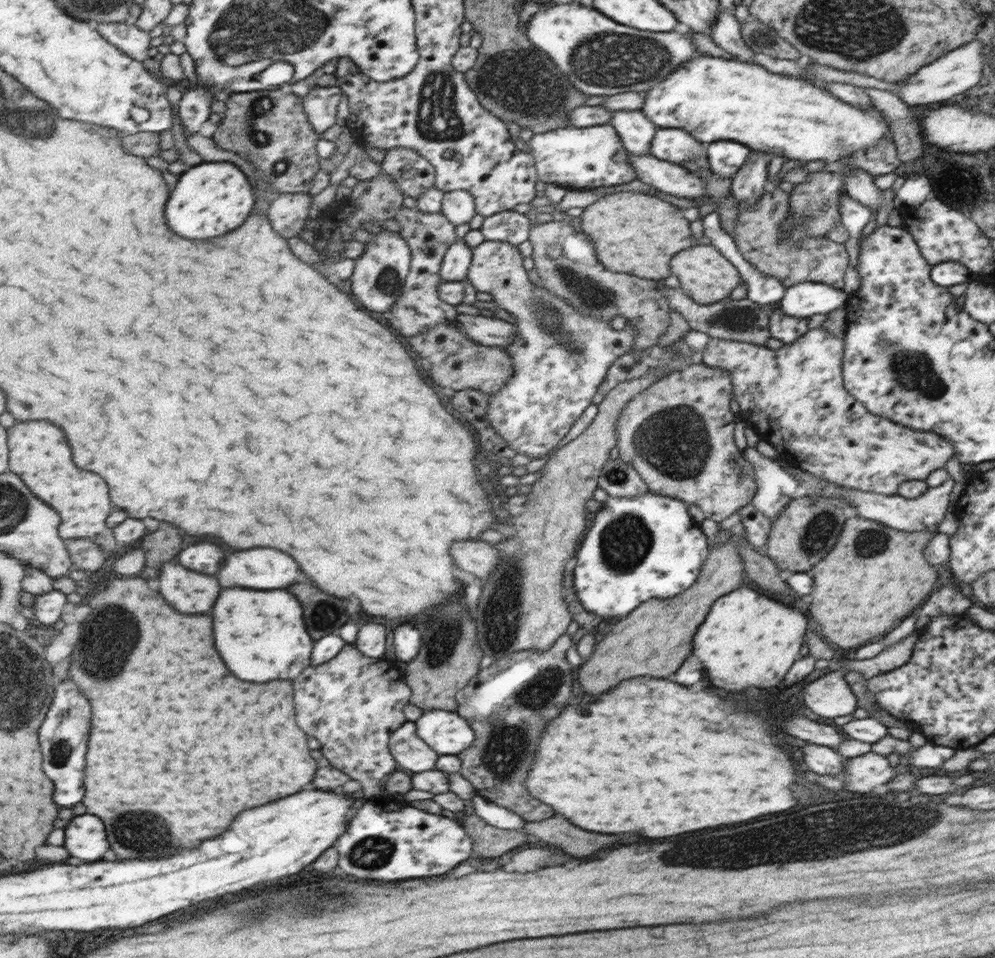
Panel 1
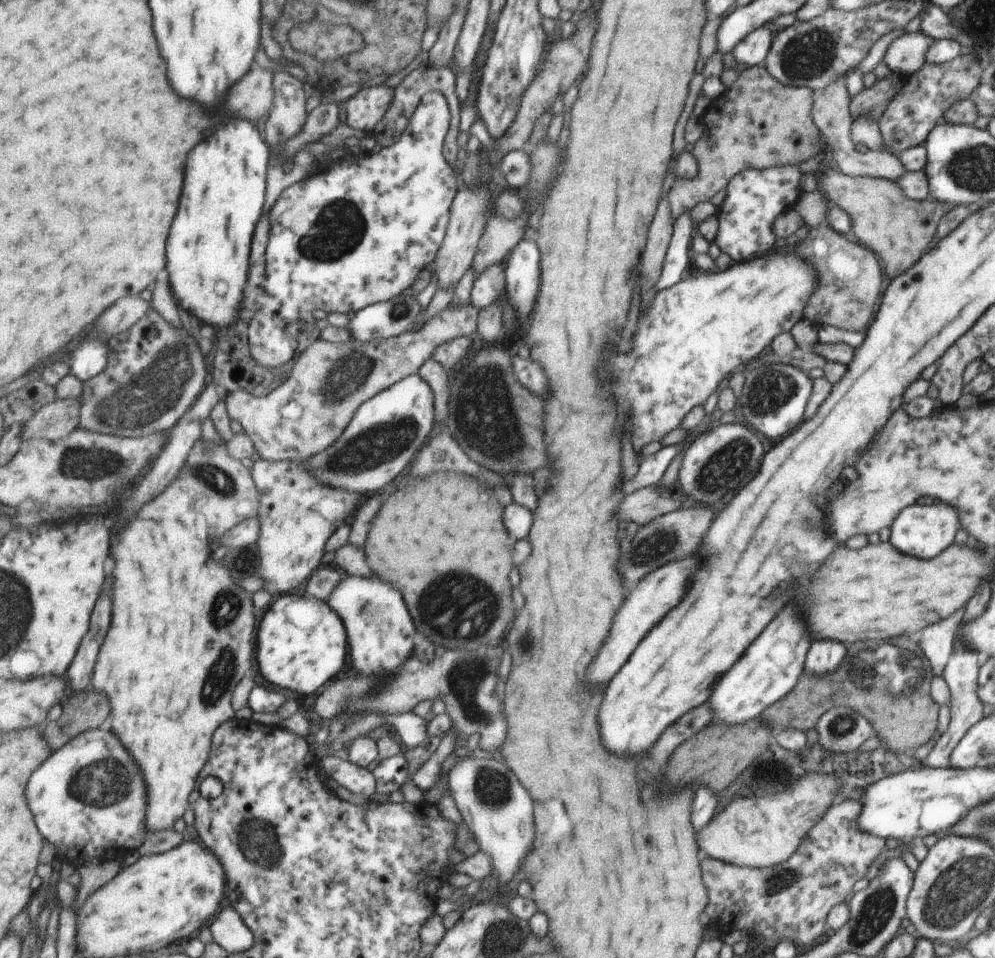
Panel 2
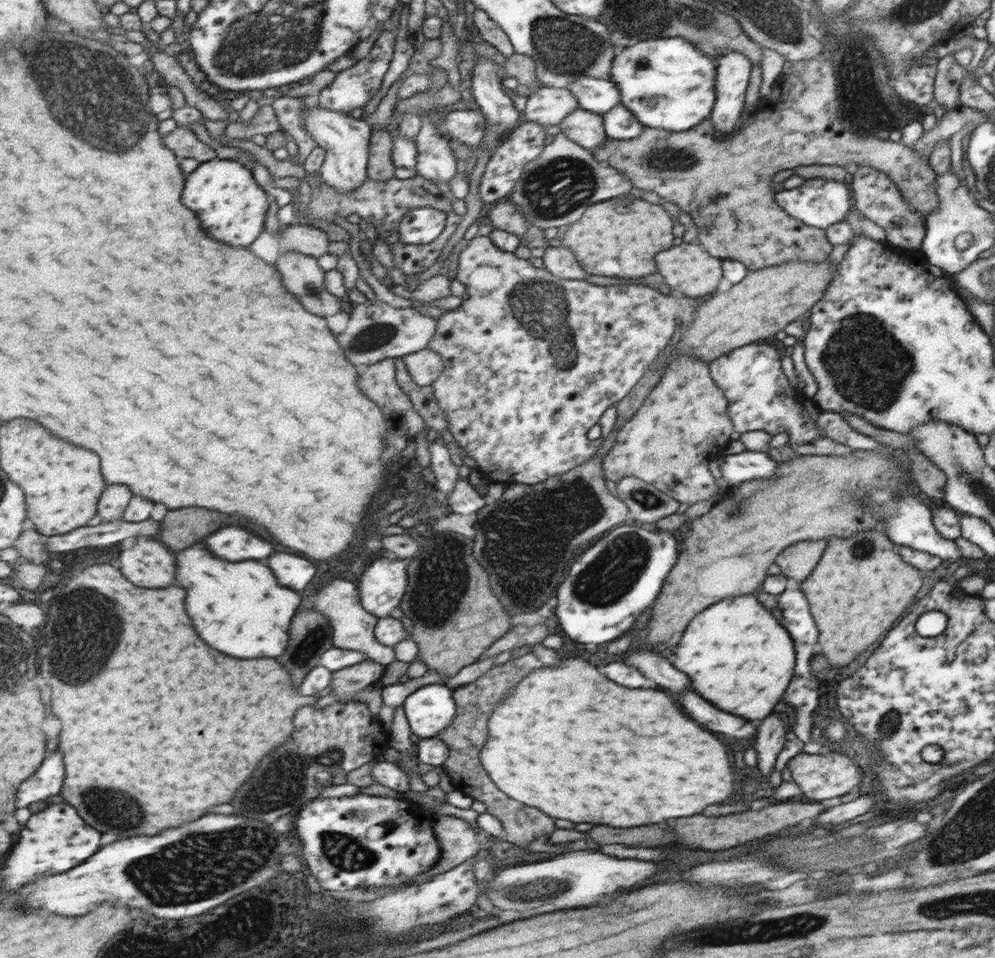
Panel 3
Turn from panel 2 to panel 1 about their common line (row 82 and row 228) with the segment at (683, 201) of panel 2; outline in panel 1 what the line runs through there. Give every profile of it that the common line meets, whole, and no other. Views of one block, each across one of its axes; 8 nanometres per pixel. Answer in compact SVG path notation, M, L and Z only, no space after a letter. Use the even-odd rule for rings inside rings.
M778 186L771 193L764 192L752 206L739 210L734 239L740 255L762 274L783 282L786 288L801 282L821 282L842 289L849 261L844 243L834 242L827 236L802 237L797 241L781 239L781 224L790 216L789 196L790 193Z

